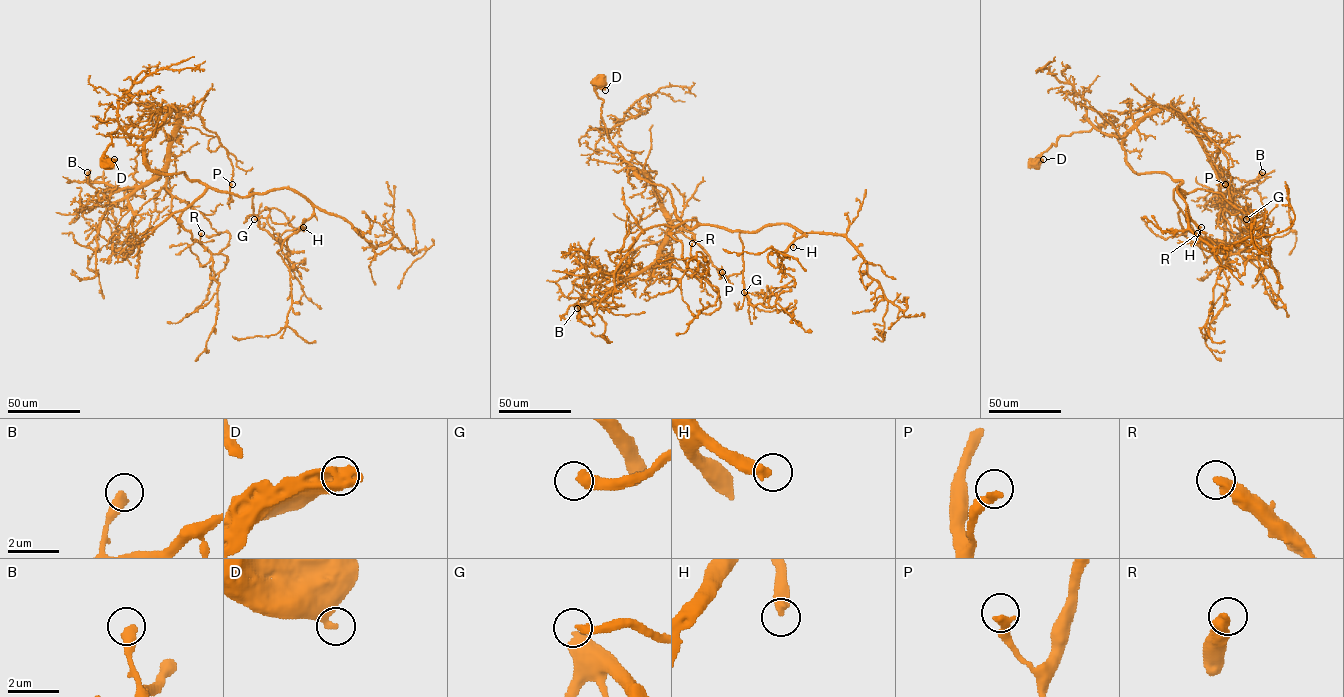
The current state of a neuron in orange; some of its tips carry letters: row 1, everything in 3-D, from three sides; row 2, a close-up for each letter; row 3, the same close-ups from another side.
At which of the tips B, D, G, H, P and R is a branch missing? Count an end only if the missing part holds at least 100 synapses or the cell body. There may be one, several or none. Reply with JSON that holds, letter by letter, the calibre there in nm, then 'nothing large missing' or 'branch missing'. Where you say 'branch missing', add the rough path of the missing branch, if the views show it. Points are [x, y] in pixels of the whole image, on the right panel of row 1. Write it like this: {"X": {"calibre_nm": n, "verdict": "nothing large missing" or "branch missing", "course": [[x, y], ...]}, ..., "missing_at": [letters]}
{"B": {"calibre_nm": 440, "verdict": "nothing large missing"}, "D": {"calibre_nm": 400, "verdict": "nothing large missing"}, "G": {"calibre_nm": 340, "verdict": "branch missing", "course": [[1246, 219], [1232, 183], [1232, 212], [1243, 217], [1241, 226], [1253, 238], [1255, 267], [1236, 276]]}, "H": {"calibre_nm": 400, "verdict": "branch missing", "course": [[1201, 227], [1213, 230], [1232, 242], [1247, 240]]}, "P": {"calibre_nm": 400, "verdict": "nothing large missing"}, "R": {"calibre_nm": 400, "verdict": "nothing large missing"}, "missing_at": ["G", "H"]}

